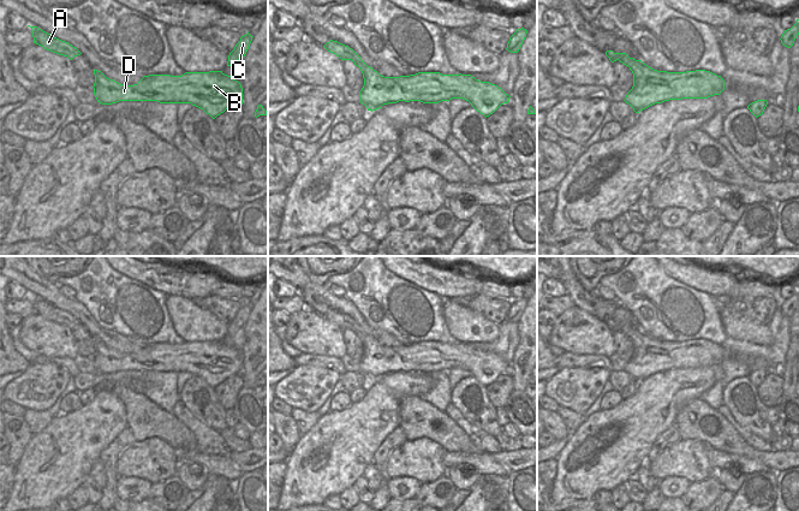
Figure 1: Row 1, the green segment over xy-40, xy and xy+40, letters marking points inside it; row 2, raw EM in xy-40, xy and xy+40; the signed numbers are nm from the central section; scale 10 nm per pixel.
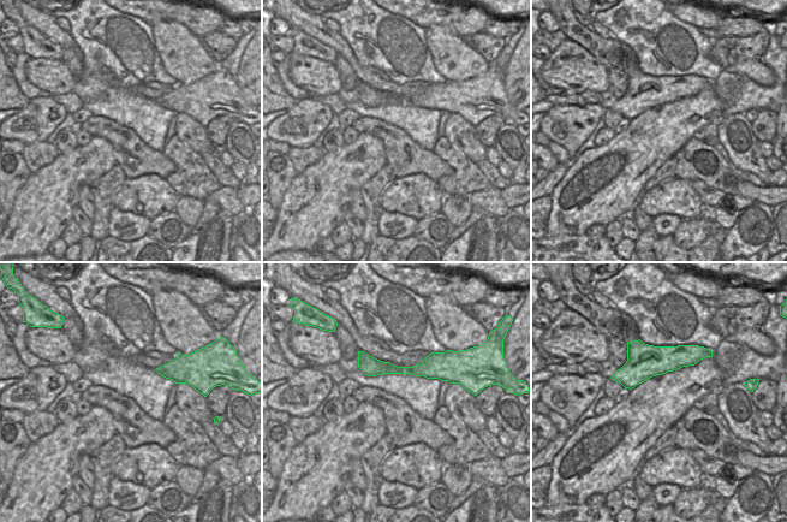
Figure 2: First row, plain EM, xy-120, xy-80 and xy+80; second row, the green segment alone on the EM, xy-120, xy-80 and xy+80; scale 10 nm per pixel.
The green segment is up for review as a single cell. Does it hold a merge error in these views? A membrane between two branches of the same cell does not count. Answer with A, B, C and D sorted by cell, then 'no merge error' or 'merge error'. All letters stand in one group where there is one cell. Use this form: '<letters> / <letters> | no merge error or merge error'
A B C D | no merge error

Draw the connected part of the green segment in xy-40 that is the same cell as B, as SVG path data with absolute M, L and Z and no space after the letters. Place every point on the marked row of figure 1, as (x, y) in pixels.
M97 70L94 75L94 95L102 105L119 101L191 103L213 119L232 106L243 105L242 84L222 71L149 75L133 85L120 84Z

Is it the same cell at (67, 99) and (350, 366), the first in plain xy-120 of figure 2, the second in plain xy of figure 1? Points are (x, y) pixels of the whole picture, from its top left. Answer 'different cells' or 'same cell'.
different cells

